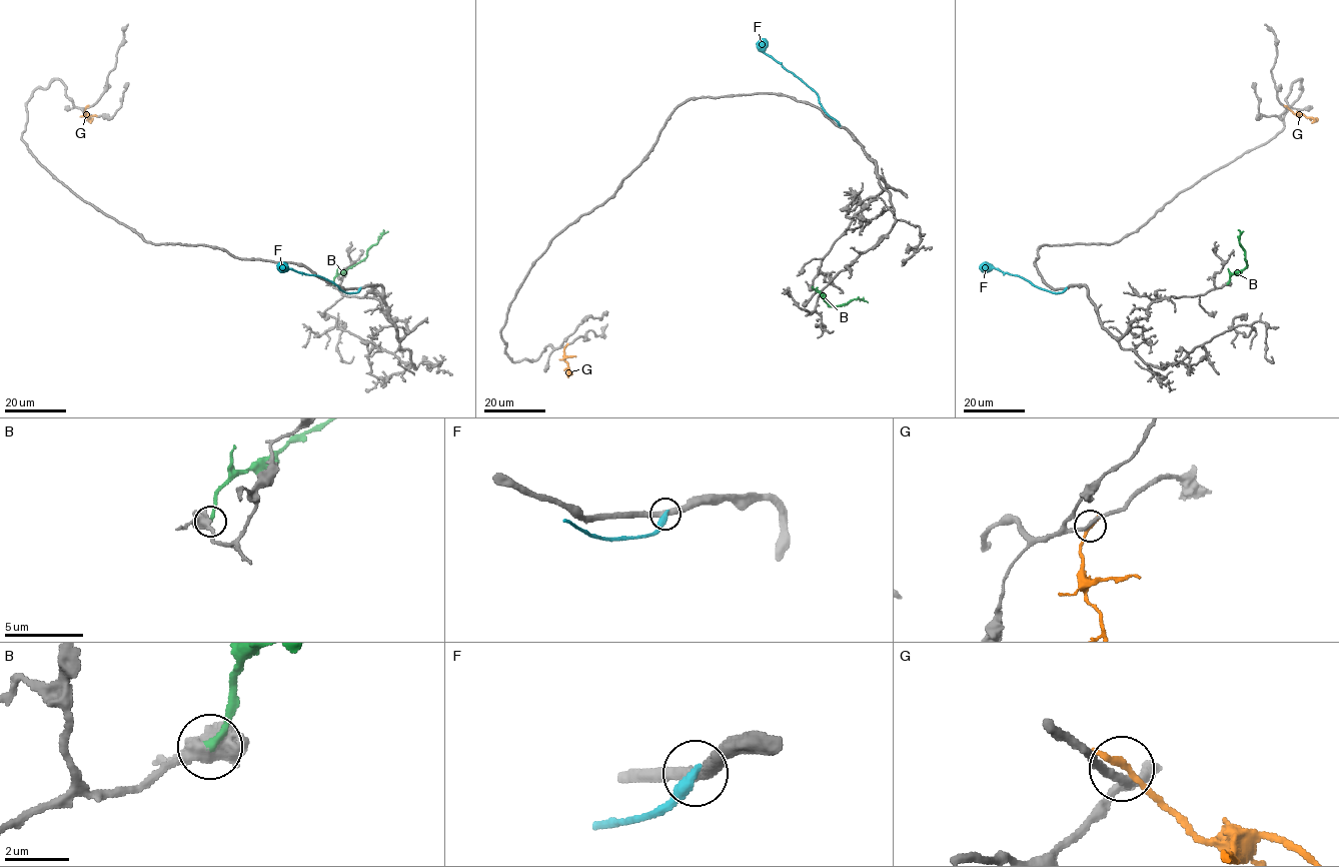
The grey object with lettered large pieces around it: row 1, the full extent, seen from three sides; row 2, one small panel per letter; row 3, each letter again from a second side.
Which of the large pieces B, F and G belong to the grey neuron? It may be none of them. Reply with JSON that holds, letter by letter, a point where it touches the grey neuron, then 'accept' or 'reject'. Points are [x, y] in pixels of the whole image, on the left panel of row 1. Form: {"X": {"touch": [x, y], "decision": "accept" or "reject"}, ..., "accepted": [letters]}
{"B": {"touch": [333, 283], "decision": "accept"}, "F": {"touch": [360, 288], "decision": "reject"}, "G": {"touch": [86, 107], "decision": "reject"}, "accepted": ["B"]}

